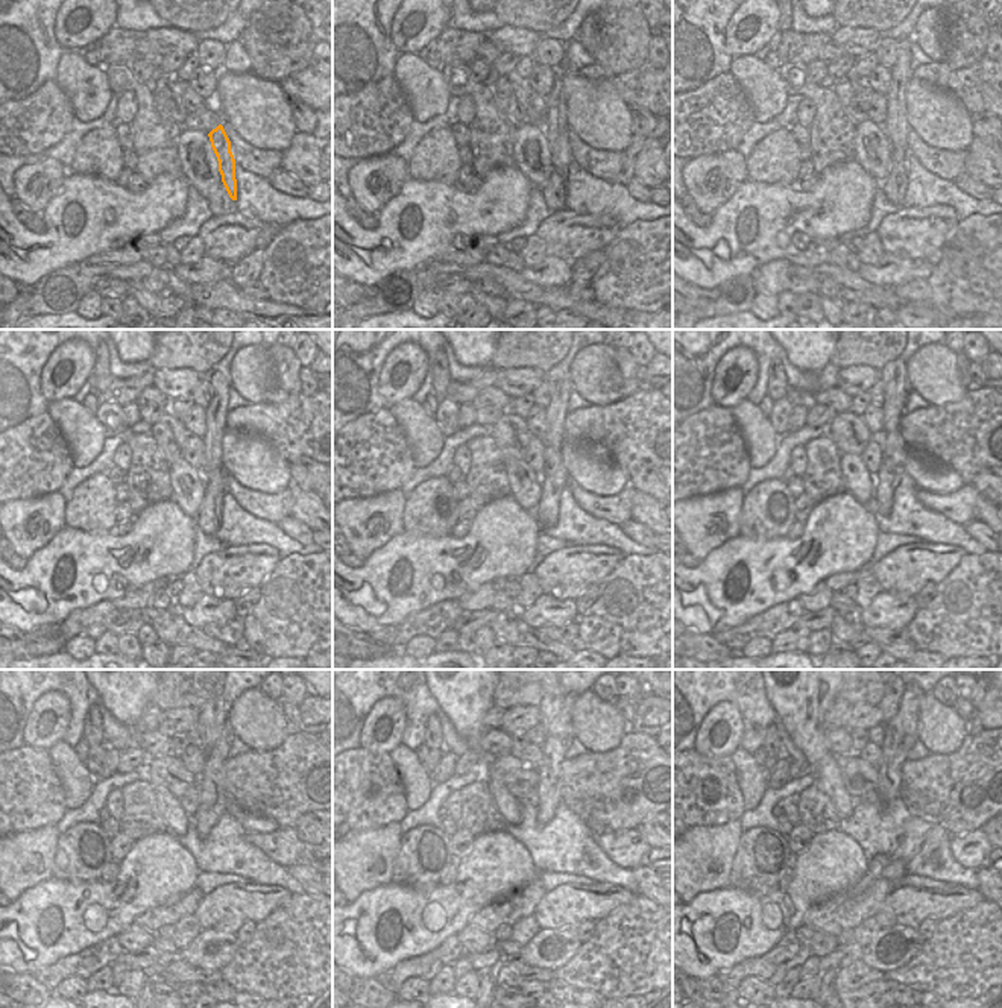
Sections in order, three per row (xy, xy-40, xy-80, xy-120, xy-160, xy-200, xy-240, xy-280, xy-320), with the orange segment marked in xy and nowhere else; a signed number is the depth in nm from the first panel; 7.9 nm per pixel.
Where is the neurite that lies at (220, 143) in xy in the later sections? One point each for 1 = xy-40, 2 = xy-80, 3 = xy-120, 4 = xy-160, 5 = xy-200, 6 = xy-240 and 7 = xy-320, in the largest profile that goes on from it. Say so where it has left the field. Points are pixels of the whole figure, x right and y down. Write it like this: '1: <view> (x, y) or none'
1: xy-40 (556, 128)
2: xy-80 (896, 126)
3: xy-120 (217, 410)
4: xy-160 (559, 386)
5: xy-200 (898, 389)
6: xy-240 (213, 715)
7: xy-320 (888, 705)

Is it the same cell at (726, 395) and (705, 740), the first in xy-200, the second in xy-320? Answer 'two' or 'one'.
one

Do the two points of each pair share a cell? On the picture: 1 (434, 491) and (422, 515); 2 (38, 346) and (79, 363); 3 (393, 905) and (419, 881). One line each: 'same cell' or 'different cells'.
1: same cell
2: different cells
3: different cells

